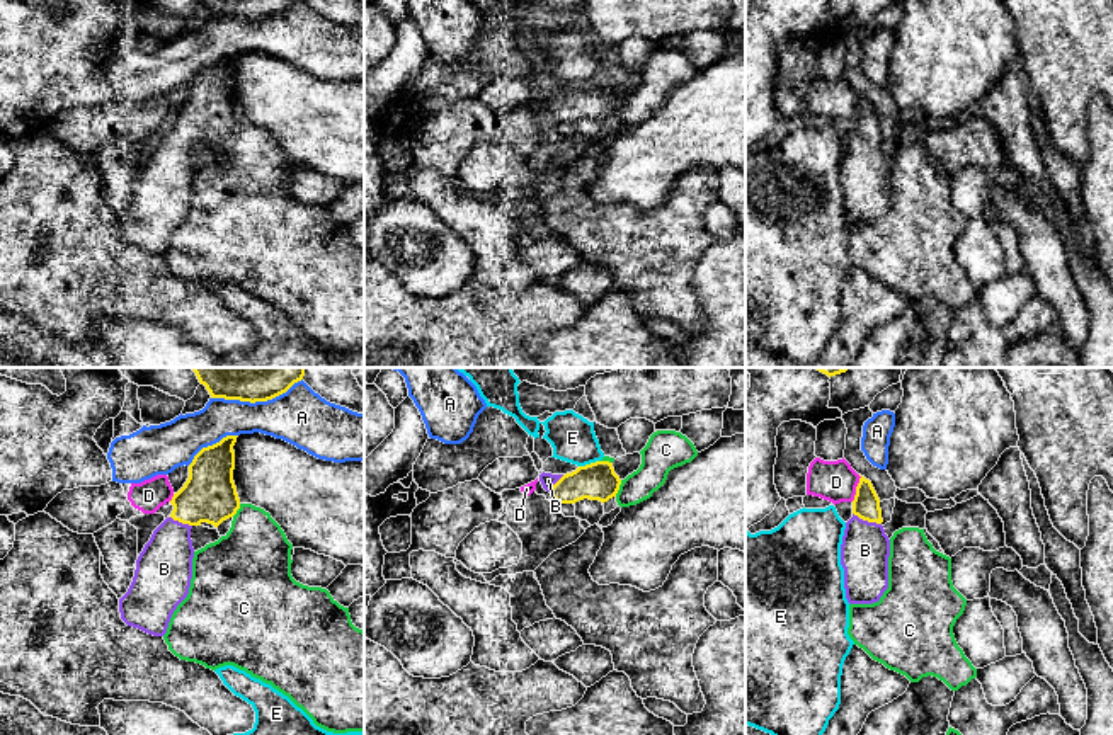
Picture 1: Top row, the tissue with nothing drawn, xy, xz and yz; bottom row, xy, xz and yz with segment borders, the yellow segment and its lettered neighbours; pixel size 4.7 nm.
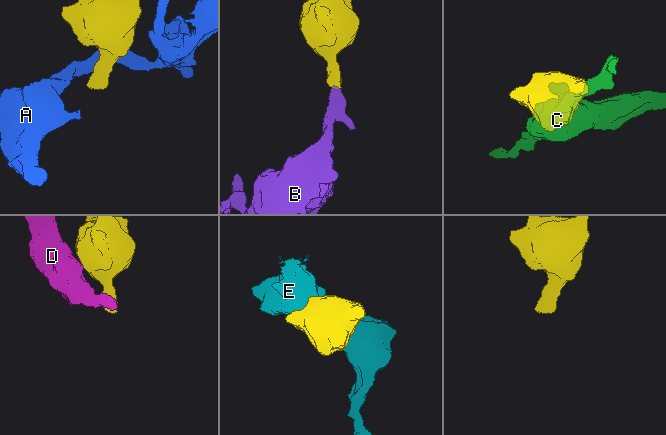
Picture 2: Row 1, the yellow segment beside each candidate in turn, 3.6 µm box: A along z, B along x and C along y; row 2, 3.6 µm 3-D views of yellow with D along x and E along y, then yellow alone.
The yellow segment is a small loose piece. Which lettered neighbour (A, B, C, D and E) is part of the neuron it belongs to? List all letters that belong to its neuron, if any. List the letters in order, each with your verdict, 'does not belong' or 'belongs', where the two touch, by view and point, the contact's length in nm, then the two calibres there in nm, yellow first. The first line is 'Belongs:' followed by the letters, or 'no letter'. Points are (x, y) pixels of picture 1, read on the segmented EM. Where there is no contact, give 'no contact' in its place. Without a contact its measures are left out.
Belongs: B
A: does not belong; meets yellow in xy at (256, 400); contact 440 nm long; 320 nm thick on the yellow side, 280 nm on the other
B: belongs; meets yellow in yz at (867, 519); contact 150 nm long; 130 nm thick on the yellow side, 240 nm on the other
C: does not belong; meets yellow in xz at (618, 489); contact 90 nm long; 180 nm thick on the yellow side, 170 nm on the other
D: does not belong; meets yellow in yz at (856, 489); contact 130 nm long; 130 nm thick on the yellow side, 190 nm on the other
E: does not belong; meets yellow in xz at (589, 465); contact 110 nm long; 180 nm thick on the yellow side, 220 nm on the other

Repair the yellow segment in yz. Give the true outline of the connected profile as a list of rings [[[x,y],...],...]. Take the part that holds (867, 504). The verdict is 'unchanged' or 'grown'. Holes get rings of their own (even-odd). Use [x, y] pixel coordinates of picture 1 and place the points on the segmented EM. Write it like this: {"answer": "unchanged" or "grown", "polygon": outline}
{"answer": "grown", "polygon": [[[861,476],[841,544],[849,604],[878,602],[888,589],[890,539],[882,522],[880,499],[871,481]]]}

